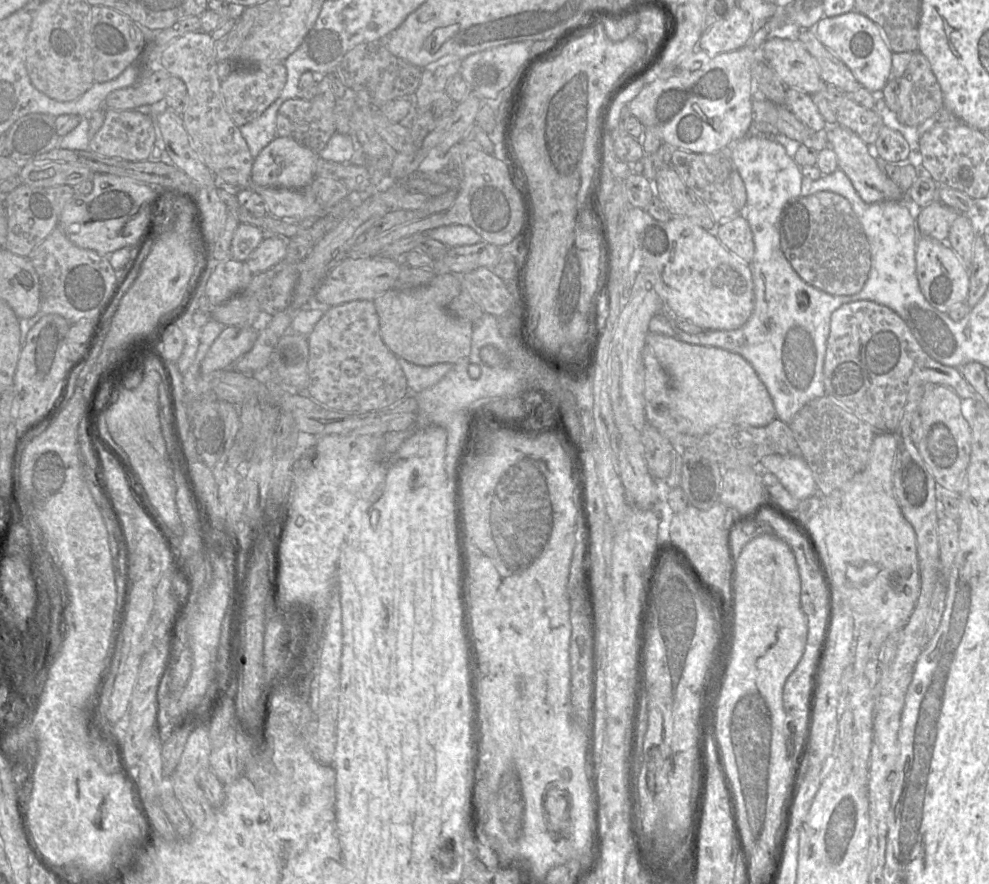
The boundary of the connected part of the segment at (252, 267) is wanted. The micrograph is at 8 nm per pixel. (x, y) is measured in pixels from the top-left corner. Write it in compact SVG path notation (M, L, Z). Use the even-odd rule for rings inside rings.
M265 235L262 242L246 259L245 264L253 275L272 269L281 263L287 252L287 240L277 235Z

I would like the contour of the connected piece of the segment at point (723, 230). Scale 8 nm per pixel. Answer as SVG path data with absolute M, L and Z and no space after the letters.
M738 214L717 223L716 236L720 242L740 261L750 264L755 251L753 234L749 223Z

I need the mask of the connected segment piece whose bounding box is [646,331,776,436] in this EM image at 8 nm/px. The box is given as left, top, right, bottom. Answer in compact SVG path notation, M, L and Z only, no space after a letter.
M648 333L649 346L661 366L670 376L674 391L674 408L679 431L690 436L703 436L718 426L765 426L776 418L772 399L752 366L739 354L714 346L700 346L682 342L660 334Z

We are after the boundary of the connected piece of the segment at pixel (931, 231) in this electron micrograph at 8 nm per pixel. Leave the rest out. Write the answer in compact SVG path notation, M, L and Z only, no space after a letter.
M939 201L931 202L916 210L916 226L920 236L946 242L950 227L961 214Z

